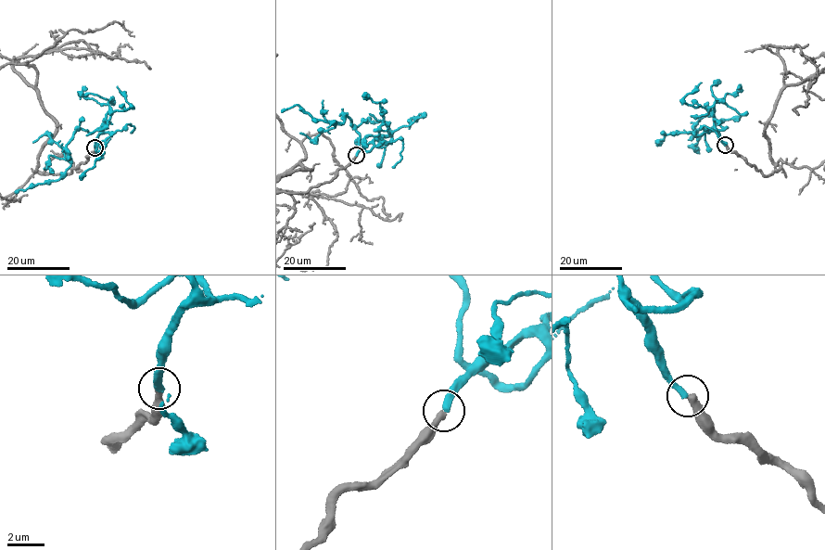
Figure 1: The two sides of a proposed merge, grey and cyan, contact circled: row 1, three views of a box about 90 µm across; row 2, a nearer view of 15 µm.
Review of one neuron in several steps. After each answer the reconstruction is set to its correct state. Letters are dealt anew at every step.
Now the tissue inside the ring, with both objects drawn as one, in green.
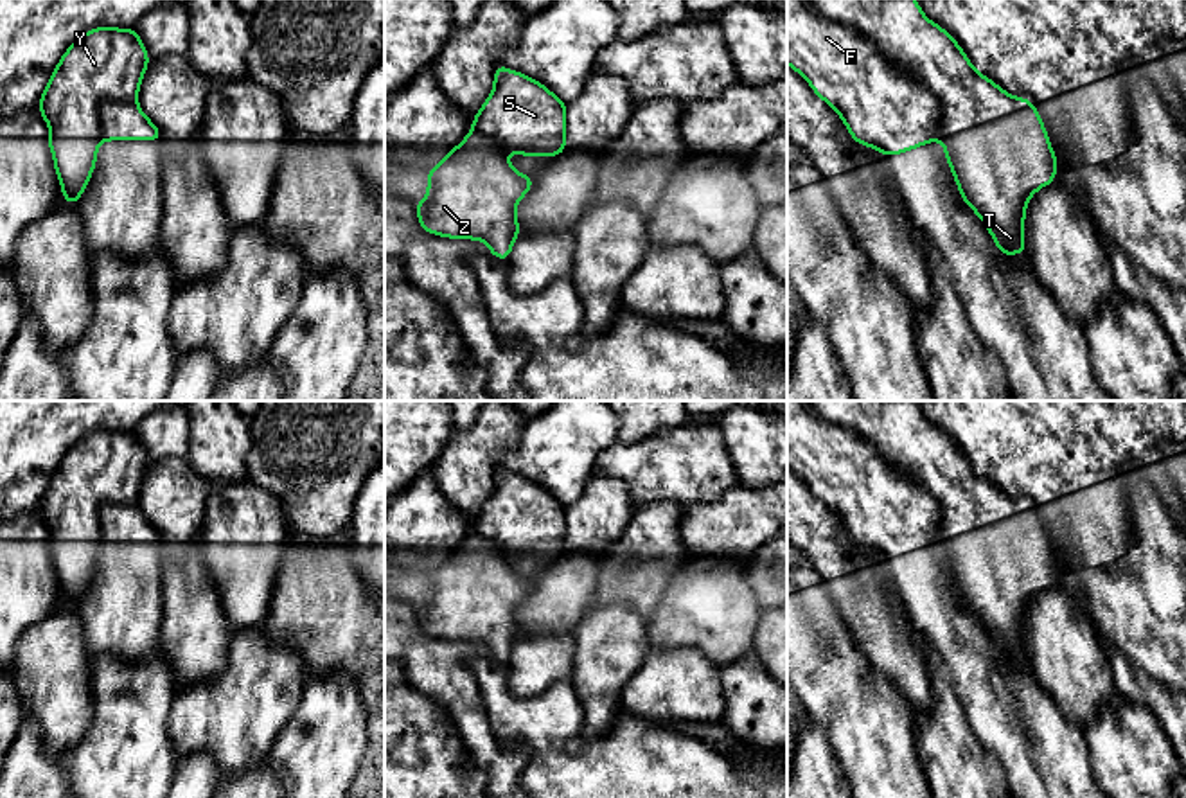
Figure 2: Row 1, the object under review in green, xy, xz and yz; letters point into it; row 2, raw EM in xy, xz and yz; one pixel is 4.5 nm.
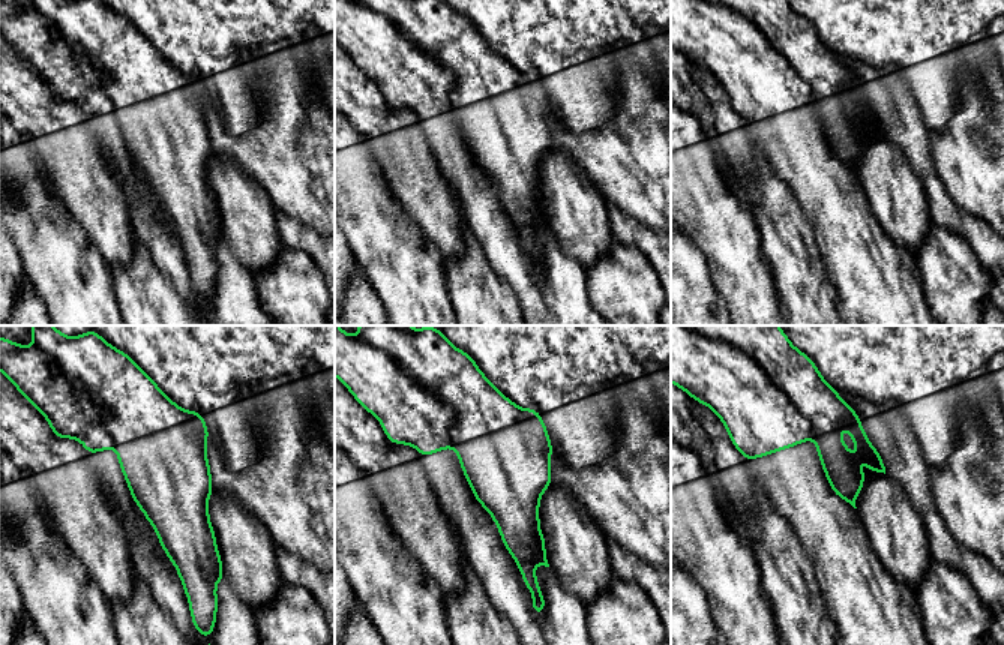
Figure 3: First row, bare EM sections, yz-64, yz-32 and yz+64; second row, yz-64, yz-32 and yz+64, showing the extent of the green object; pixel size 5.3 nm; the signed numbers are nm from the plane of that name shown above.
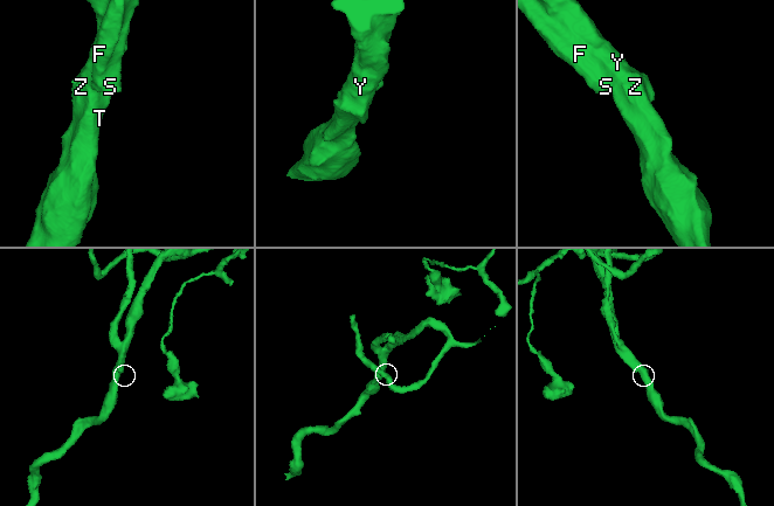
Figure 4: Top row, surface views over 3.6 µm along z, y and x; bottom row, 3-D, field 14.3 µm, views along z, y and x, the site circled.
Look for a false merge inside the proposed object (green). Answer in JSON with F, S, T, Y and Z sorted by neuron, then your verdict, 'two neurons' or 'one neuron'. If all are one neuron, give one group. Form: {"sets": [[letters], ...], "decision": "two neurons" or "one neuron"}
{"sets": [["F", "S"], ["T", "Y", "Z"]], "decision": "two neurons"}

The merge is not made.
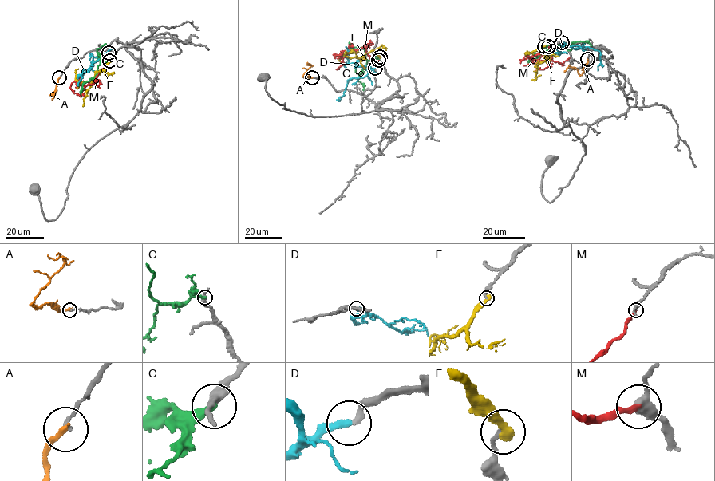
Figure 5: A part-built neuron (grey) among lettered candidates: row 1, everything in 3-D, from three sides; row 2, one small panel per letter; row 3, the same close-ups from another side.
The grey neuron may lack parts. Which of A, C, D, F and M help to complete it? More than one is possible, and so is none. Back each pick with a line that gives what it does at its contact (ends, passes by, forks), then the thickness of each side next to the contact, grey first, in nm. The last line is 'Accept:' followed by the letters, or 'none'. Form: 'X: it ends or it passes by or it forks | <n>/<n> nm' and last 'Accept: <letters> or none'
D: it ends | 240/300 nm
M: it ends | 360/240 nm
Accept: D, M

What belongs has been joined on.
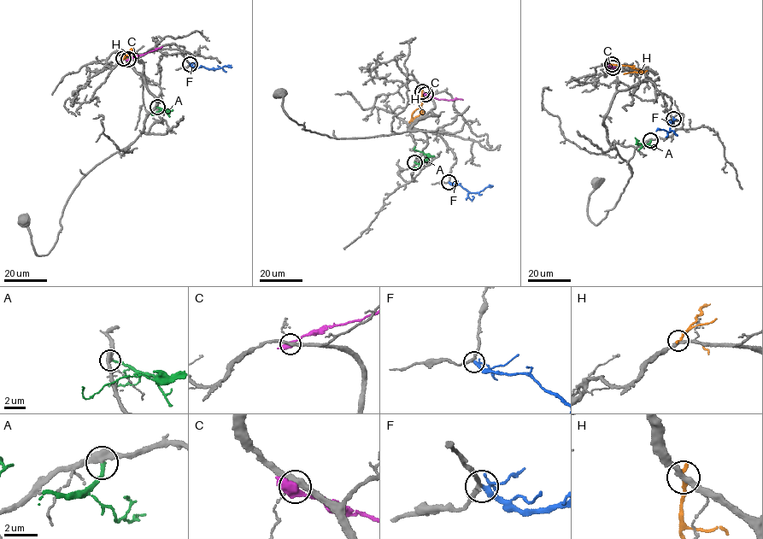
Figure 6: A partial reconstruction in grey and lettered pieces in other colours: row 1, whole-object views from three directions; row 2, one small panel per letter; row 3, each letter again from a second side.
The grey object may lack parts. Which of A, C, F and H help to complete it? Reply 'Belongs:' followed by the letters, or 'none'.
Belongs: none

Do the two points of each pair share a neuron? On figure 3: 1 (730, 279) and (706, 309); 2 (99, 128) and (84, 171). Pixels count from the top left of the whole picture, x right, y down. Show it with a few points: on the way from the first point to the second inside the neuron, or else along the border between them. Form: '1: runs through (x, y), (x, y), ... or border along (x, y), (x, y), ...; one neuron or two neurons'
1: border along (704, 261), (709, 279), (728, 309); two neurons
2: border along (87, 119), (86, 123), (113, 170); two neurons

